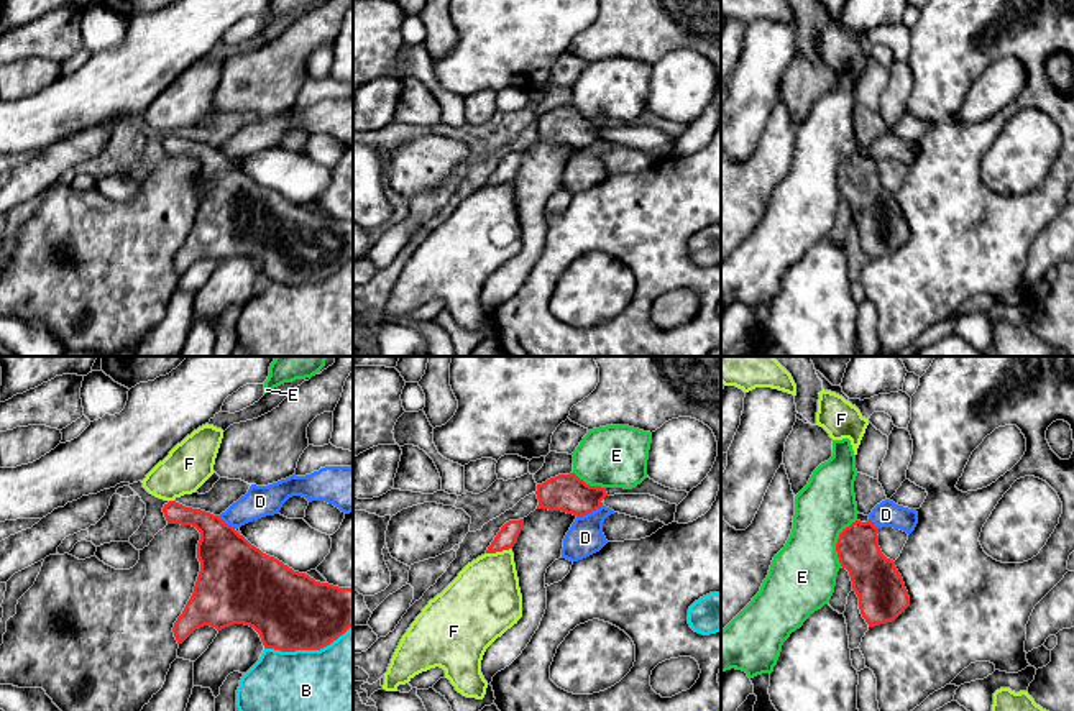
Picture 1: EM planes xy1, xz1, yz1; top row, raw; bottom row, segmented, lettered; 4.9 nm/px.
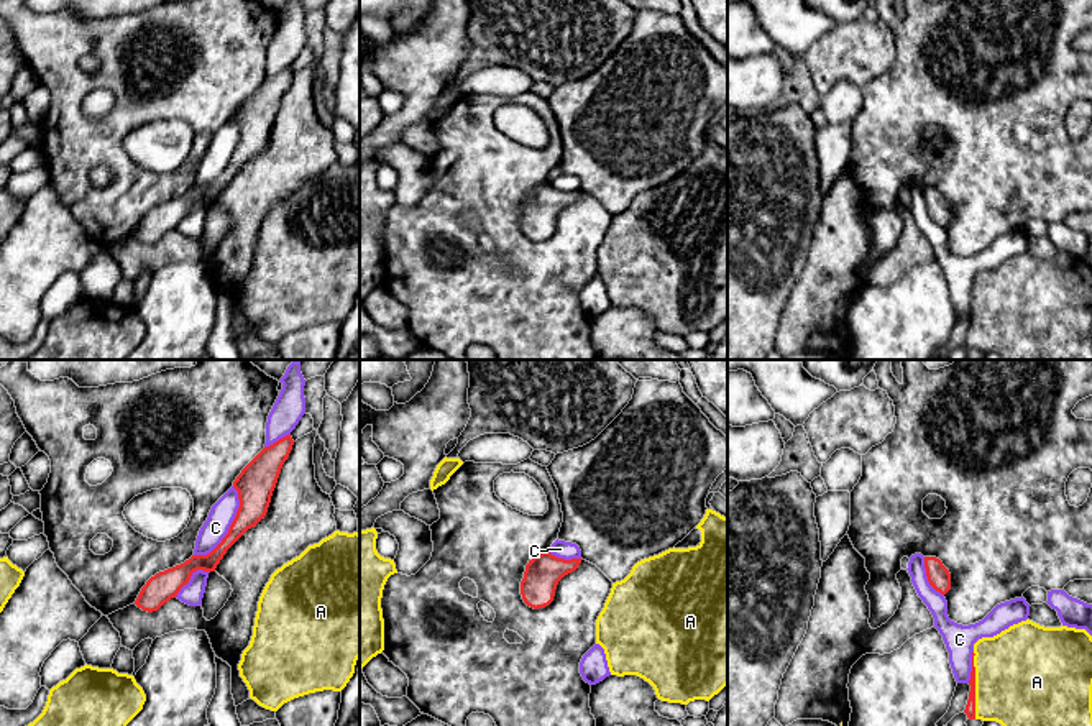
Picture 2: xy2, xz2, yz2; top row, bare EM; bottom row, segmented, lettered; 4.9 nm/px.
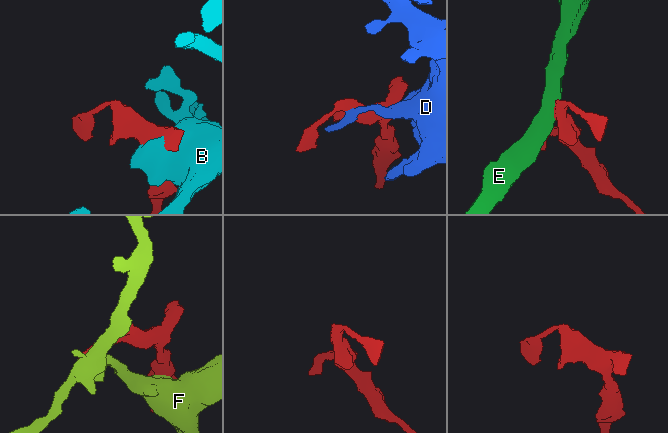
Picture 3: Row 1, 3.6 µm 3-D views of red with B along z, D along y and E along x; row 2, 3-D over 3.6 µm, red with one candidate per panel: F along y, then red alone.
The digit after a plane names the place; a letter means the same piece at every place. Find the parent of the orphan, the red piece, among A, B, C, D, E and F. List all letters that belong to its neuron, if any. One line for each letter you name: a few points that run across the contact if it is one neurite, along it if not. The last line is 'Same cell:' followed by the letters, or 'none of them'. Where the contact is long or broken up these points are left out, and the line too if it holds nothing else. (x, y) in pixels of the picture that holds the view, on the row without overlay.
Same cell: A

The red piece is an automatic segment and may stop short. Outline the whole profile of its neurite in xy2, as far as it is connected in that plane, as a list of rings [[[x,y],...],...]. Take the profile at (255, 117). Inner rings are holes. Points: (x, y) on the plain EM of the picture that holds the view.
[[[289,67],[264,79],[236,108],[233,120],[238,123],[240,140],[222,174],[207,187],[192,187],[181,197],[151,209],[141,220],[135,237],[143,243],[158,243],[171,230],[176,230],[197,202],[215,204],[227,182],[261,151],[264,151],[281,100],[292,82]]]

